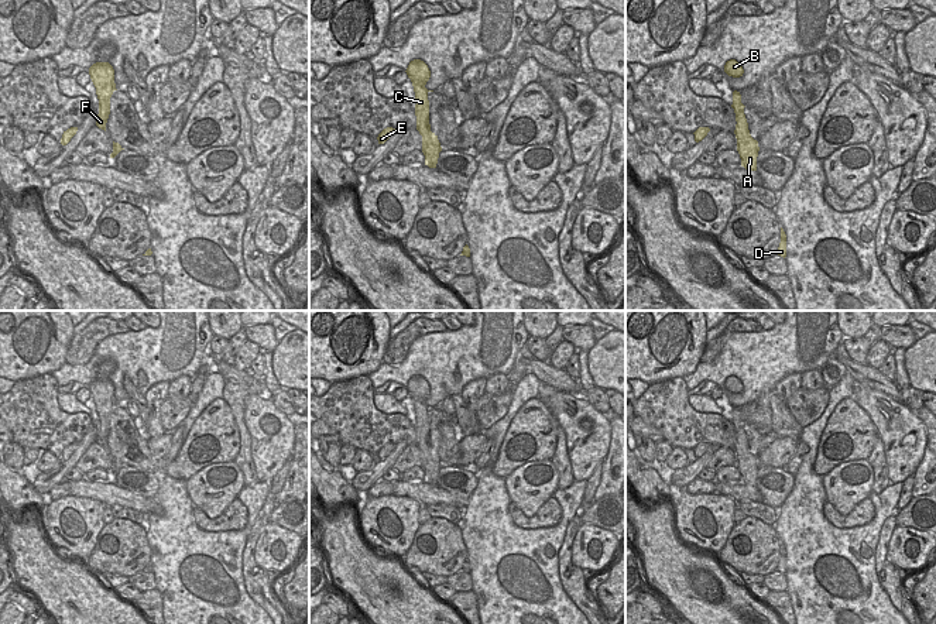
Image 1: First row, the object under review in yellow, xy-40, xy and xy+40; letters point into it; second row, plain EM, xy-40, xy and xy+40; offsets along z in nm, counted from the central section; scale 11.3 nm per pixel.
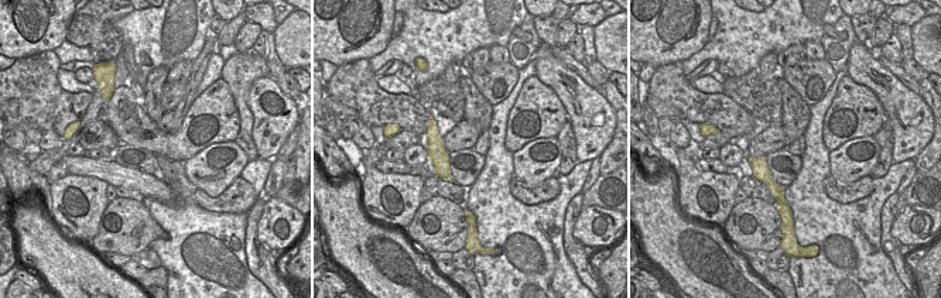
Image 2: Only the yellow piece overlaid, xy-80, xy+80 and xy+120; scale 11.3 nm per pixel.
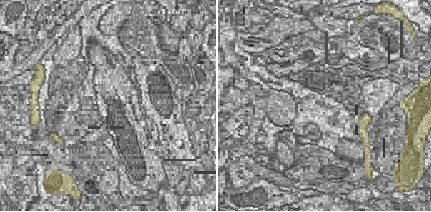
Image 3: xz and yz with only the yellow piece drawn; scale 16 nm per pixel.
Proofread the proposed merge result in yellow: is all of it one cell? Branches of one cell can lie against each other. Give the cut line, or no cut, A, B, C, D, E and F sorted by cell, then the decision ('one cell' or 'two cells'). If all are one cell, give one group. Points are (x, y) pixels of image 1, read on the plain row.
no cut | A B C D E F | one cell

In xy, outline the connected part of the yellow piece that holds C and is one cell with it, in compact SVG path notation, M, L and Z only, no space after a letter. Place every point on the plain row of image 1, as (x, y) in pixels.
M414 376L409 378L405 388L412 398L415 408L416 446L422 452L422 469L425 472L425 481L428 481L429 484L436 484L442 463L438 456L438 452L431 448L431 440L429 440L428 409L433 407L428 407L425 401L431 394L431 387L424 377Z

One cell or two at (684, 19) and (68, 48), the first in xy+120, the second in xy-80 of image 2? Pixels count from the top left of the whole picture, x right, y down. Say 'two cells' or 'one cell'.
two cells

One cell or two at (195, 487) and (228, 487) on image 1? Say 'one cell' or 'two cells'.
one cell

